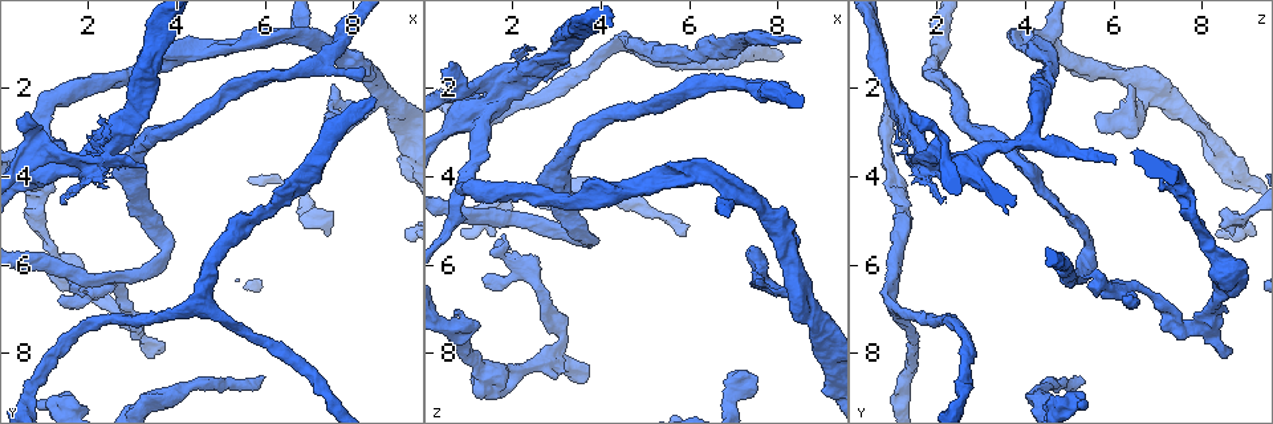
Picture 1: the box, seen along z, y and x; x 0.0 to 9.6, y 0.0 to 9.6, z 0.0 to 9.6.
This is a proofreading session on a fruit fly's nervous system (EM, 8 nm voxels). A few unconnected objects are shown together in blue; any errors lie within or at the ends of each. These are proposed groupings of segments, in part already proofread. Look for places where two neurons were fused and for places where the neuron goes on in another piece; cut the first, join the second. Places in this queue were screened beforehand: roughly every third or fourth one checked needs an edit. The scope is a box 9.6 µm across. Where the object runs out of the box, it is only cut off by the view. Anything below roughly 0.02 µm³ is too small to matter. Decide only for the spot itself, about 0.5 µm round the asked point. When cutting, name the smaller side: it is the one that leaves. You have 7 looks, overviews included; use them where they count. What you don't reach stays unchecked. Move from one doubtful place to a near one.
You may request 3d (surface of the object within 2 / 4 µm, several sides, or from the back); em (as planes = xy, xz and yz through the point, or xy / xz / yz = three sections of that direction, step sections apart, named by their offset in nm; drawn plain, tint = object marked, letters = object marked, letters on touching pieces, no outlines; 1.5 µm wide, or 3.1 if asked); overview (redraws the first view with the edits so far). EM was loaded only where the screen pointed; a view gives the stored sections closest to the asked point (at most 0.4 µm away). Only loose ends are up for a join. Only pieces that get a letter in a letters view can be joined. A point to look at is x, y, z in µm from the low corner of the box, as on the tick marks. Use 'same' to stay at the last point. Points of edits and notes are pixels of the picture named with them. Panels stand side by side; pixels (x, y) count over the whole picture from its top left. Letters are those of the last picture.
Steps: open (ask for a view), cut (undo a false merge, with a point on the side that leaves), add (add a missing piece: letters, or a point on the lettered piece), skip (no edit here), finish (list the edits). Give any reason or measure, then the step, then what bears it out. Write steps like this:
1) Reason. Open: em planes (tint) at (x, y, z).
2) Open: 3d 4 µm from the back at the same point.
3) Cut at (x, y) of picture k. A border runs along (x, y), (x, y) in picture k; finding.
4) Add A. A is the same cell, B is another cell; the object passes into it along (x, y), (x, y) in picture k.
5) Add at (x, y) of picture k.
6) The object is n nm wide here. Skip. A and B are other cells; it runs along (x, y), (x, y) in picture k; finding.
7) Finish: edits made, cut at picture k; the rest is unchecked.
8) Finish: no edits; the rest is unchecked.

Long arm stops here. Open: 3d 4 µm at (8.50, 2.20, 0.90).

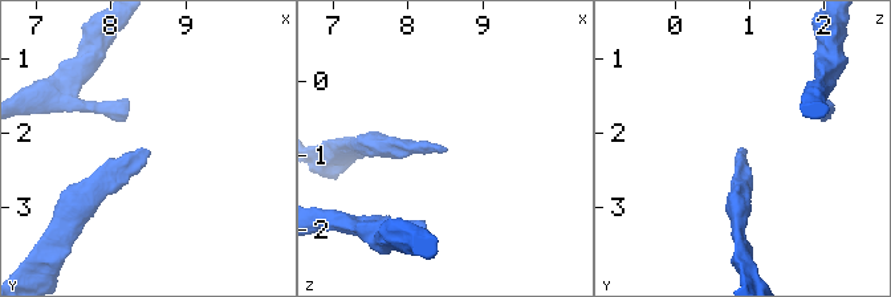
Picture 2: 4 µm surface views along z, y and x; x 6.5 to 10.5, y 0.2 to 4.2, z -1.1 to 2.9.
Open: em planes (letters) at (8.55, 2.25, 0.90).

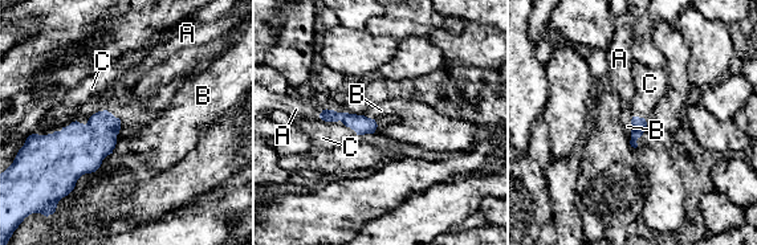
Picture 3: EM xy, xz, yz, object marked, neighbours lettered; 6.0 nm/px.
Add C. C is the same cell, A and B are other cells; the object passes into it along (47, 167), (58, 131), (69, 101) in picture 3; it goes on there.

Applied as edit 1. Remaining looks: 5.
An open end. Open: em planes (letters) at (0.70, 2.60, 1.40).

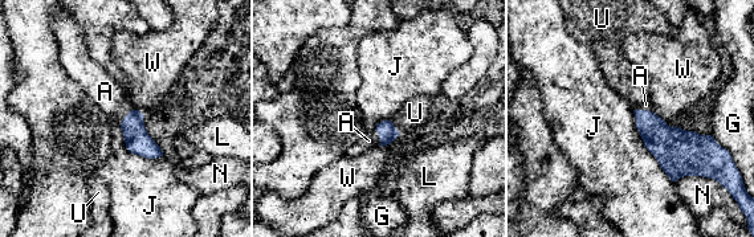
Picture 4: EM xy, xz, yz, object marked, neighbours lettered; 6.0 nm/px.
Add A. A is the same cell, G, J, L, N, U and W are other cells; the object passes into it along (665, 143), (644, 110), (646, 105) in picture 4; it goes on there.

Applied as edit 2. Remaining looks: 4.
Finish: edits made, add at picture 3, add at picture 4; the rest is unchecked.

